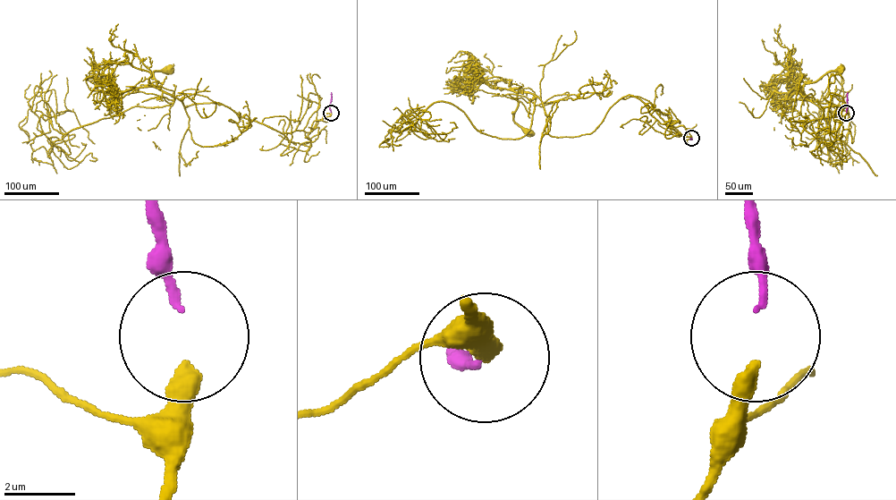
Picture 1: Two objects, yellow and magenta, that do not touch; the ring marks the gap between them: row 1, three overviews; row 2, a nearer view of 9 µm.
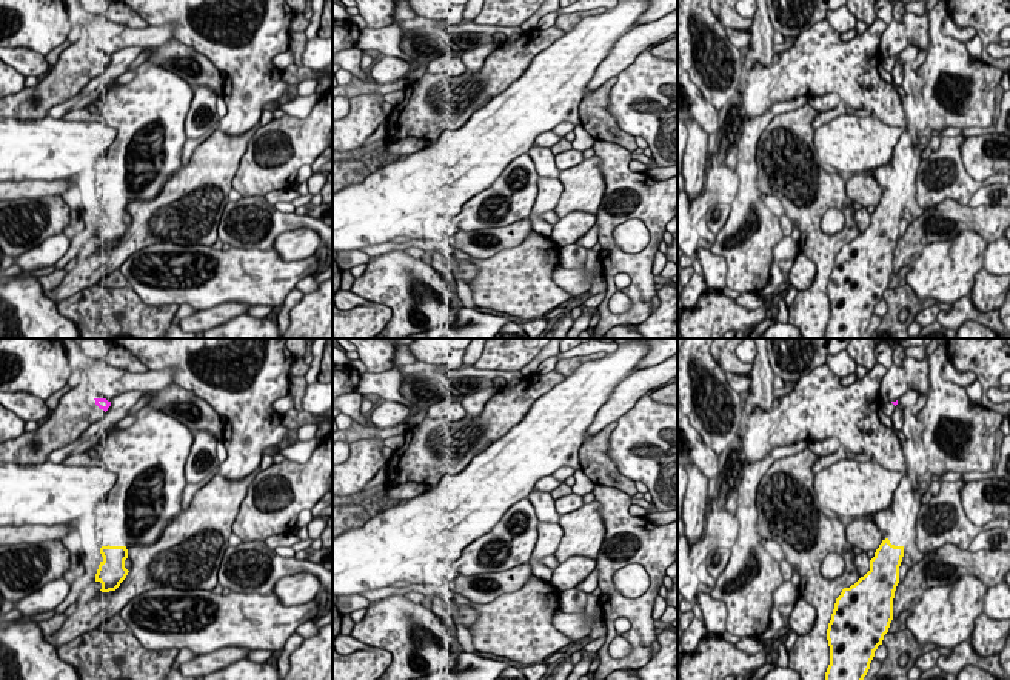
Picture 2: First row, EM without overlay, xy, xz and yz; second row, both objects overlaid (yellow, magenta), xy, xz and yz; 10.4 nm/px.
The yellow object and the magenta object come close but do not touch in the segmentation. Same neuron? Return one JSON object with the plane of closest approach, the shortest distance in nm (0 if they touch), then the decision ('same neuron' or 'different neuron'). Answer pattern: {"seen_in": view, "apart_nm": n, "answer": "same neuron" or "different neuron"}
{"seen_in": "xy", "apart_nm": 1400, "answer": "same neuron"}

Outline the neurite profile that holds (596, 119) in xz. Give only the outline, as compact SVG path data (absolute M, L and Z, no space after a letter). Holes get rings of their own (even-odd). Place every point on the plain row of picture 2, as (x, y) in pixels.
M613 77L582 98L579 105L580 125L594 140L616 143L633 152L637 149L636 137L622 131L608 109L610 91L616 82L617 77Z

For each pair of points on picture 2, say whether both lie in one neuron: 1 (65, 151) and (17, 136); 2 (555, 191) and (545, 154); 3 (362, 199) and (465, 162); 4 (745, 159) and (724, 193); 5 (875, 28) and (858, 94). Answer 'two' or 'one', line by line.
1: one
2: two
3: one
4: two
5: one

